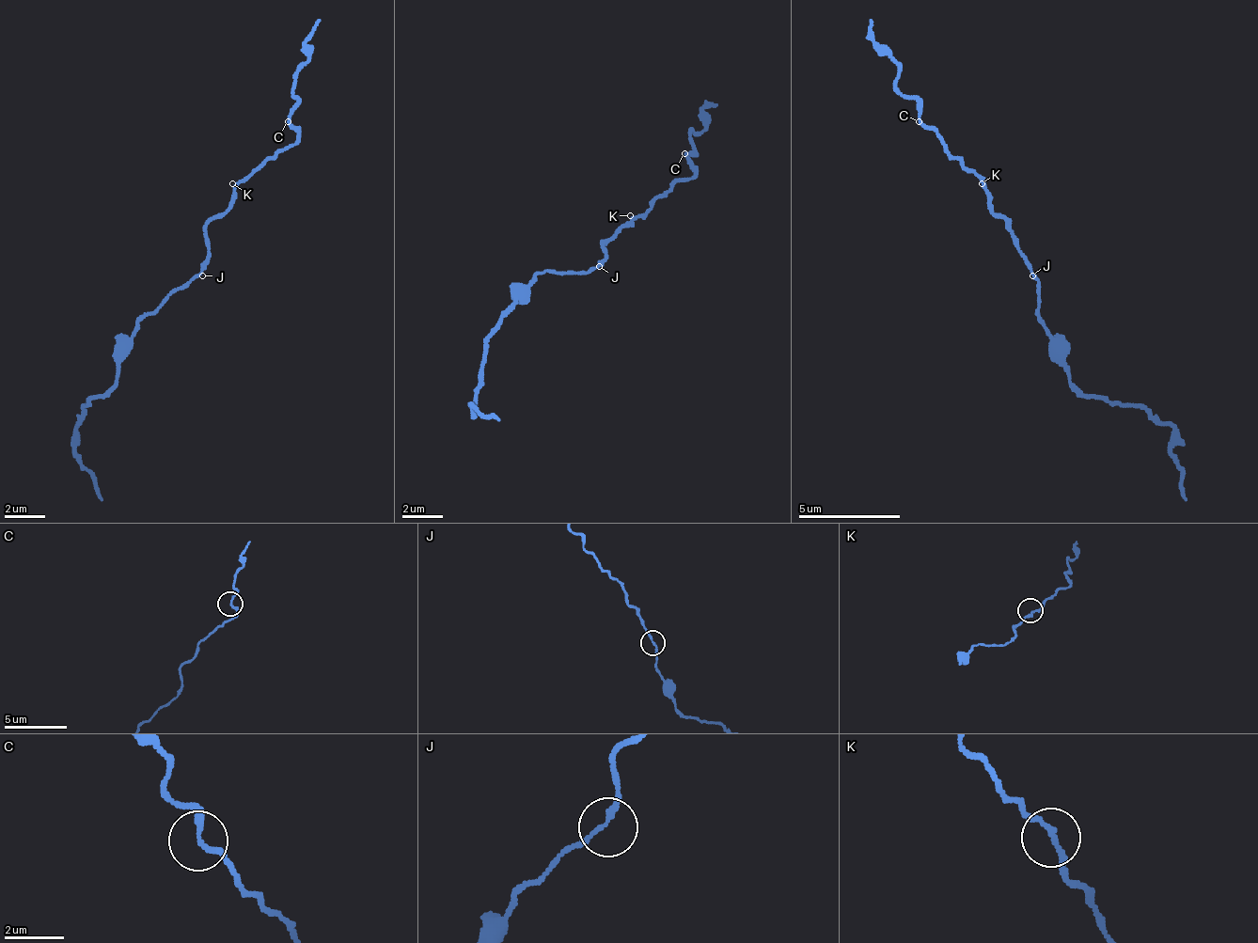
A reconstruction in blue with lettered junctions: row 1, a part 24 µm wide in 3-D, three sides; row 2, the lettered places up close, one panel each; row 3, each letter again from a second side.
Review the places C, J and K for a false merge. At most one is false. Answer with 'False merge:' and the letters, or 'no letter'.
False merge: no letter

